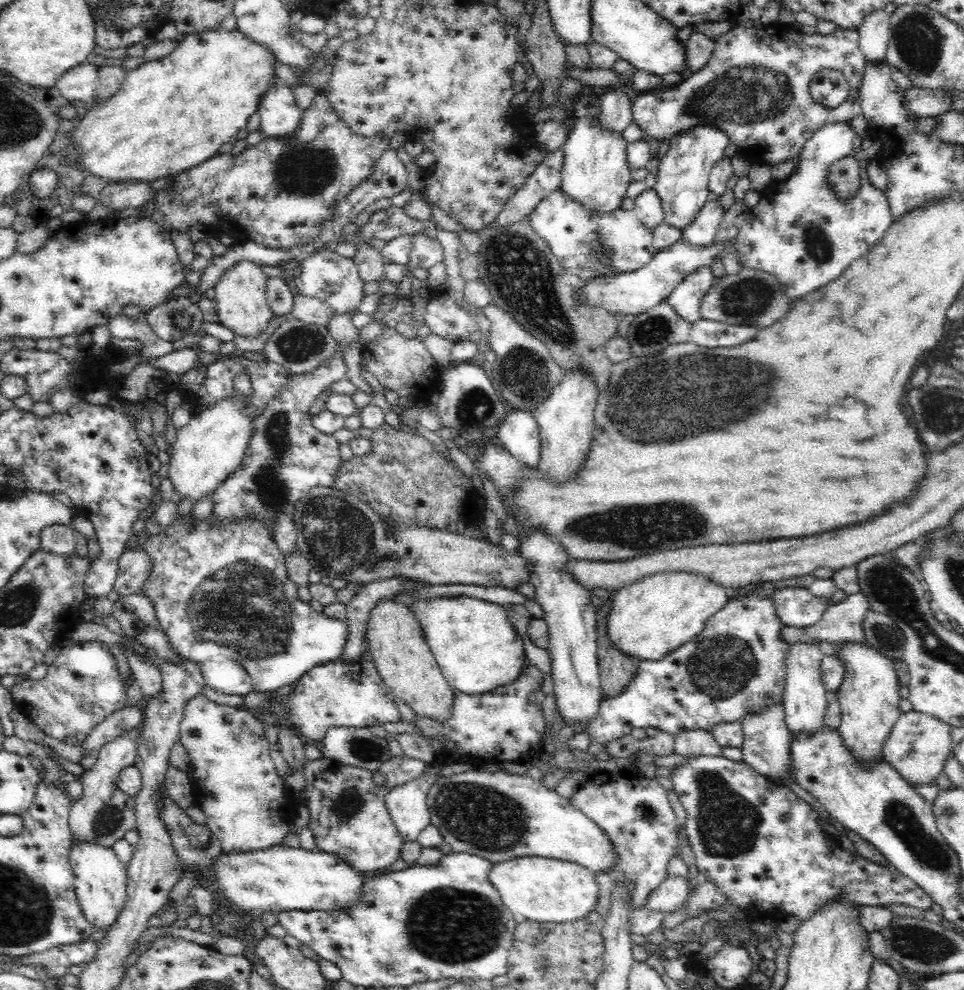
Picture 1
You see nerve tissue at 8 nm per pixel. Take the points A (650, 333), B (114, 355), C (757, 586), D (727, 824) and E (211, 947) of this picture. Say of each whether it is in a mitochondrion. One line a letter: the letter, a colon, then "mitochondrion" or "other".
A: mitochondrion
B: other
C: other
D: mitochondrion
E: other

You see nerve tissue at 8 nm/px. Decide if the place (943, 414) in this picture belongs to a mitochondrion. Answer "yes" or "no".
yes

